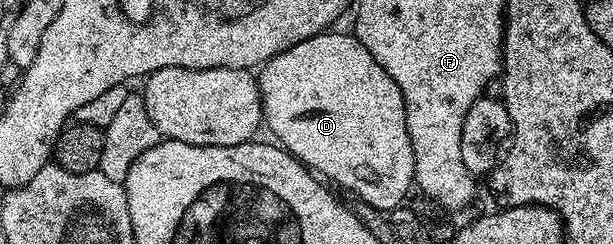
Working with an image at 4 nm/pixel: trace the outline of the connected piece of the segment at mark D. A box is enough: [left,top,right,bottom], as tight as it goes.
[256,33,415,212]

